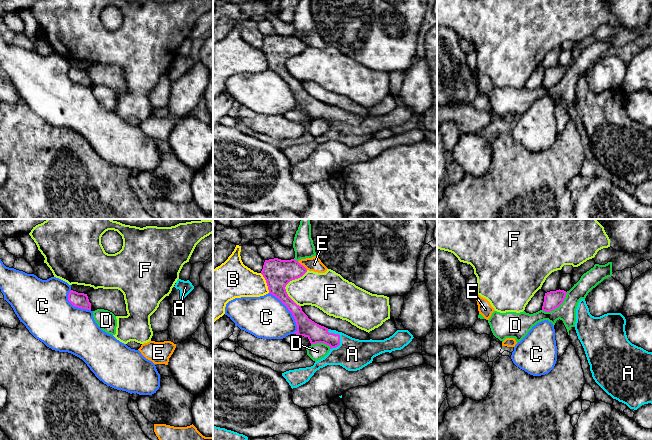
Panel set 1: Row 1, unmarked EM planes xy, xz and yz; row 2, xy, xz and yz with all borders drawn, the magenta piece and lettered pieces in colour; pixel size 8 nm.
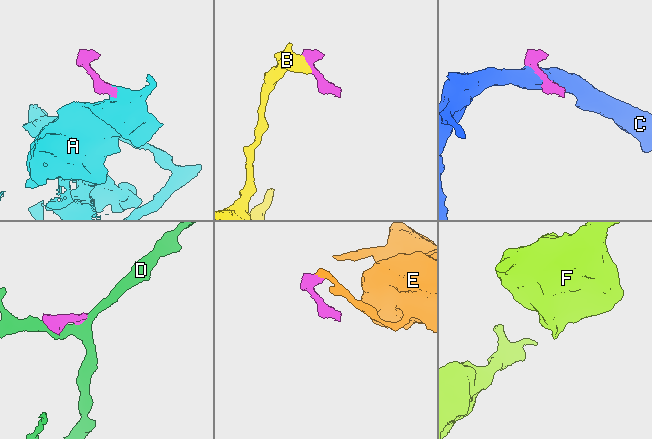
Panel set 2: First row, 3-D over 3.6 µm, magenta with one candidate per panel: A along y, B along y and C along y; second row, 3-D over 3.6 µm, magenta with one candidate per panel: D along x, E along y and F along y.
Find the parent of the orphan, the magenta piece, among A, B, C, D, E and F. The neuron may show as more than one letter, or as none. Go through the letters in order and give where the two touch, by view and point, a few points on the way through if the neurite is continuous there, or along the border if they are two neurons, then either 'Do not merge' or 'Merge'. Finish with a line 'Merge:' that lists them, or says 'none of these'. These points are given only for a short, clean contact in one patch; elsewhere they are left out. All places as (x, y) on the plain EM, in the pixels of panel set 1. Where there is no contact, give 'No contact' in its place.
A: Touches magenta at xz (339, 111). Path across: xz (316, 109), (339, 111), (339, 117), (352, 130). Merge
B: Touches magenta at xz (266, 58). Boundary: xz (260, 49), (265, 56), (269, 68). Do not merge
C: Touches magenta at xz (290, 87). Do not merge
D: Touches magenta at yz (557, 83). Do not merge
E: Touches magenta at xz (302, 41). Boundary: xz (297, 37), (307, 45). Do not merge
F: Touches magenta at xz (286, 60). Do not merge
Merge: A

